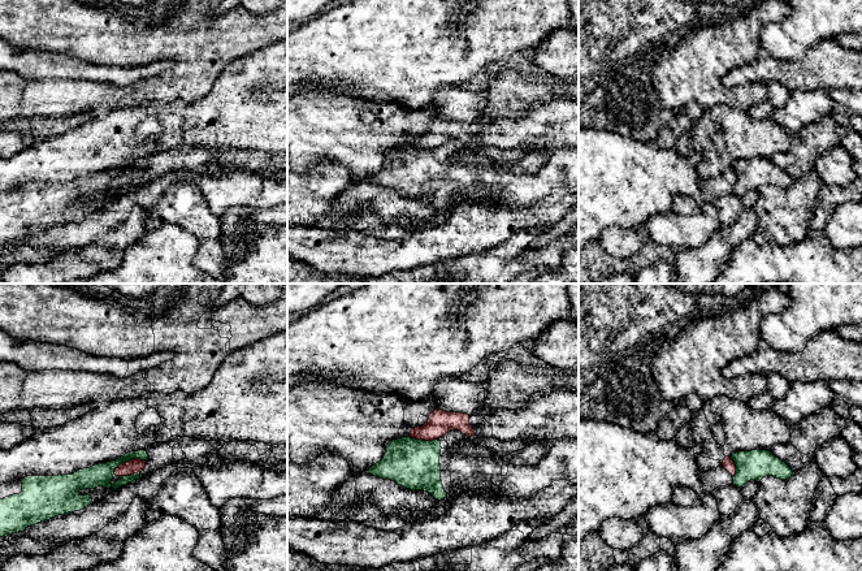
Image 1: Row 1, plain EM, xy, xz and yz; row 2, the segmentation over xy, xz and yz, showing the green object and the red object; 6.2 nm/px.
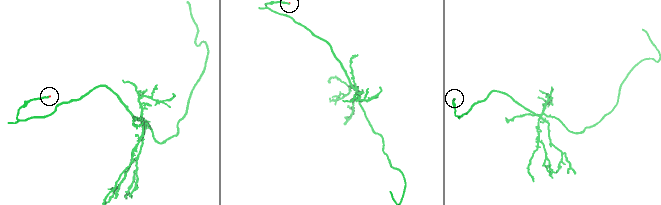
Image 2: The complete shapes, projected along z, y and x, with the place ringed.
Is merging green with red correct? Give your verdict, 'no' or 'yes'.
no

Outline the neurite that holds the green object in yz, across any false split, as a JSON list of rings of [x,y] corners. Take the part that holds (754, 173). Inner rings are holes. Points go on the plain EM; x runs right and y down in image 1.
[[[770,159],[738,160],[731,168],[736,173],[733,194],[737,196],[750,189],[759,191],[766,185],[788,189],[793,182],[792,177]]]

